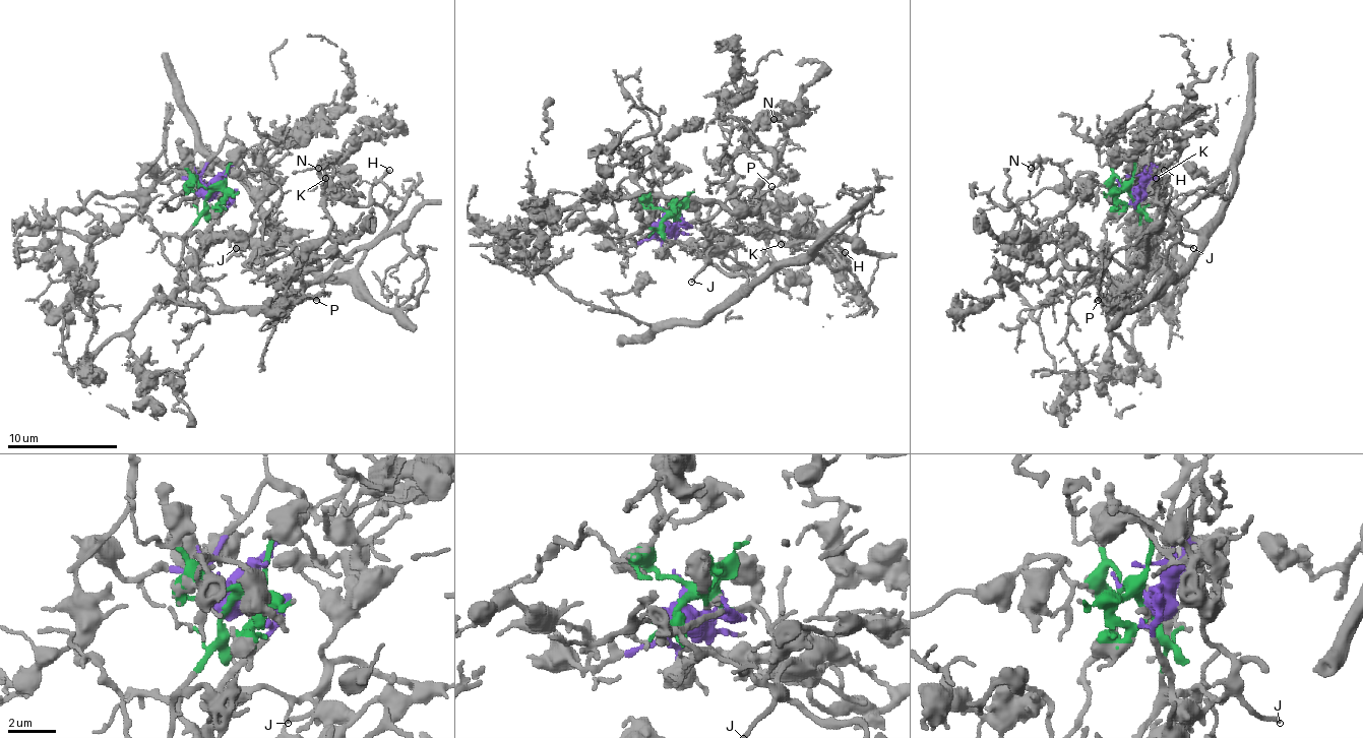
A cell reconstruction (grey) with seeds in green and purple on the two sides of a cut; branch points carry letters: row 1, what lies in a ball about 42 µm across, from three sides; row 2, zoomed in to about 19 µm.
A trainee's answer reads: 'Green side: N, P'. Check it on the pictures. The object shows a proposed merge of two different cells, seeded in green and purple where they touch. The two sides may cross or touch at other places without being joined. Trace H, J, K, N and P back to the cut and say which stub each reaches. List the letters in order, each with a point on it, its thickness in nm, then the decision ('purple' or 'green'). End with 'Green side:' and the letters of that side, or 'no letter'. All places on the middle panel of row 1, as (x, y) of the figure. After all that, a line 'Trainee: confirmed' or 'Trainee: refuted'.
H: (845, 252) | 240 nm | purple
J: (691, 282) | 140 nm | purple
K: (781, 244) | 120 nm | purple
N: (773, 119) | 150 nm | green
P: (771, 186) | 160 nm | green
Green side: N, P
Trainee: confirmed

